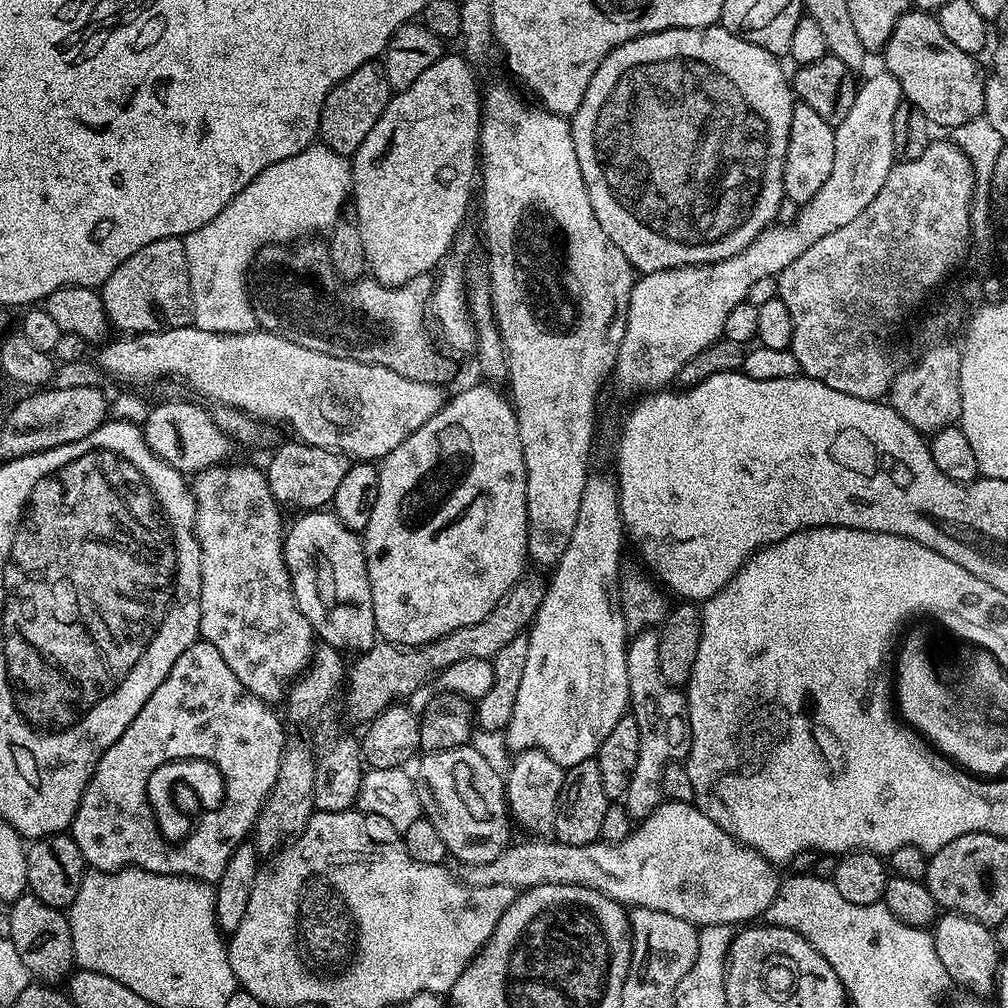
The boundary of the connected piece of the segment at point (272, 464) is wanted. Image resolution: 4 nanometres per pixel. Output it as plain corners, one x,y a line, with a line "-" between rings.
289,438
285,444
278,445
276,453
269,458
266,475
276,503
285,509
324,510
331,505
338,485
341,484
342,478
346,478
348,467
349,457
334,448
310,446
303,444
301,440

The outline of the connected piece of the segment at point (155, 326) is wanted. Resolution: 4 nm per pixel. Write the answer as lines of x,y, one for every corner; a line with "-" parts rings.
158,239
136,251
108,276
100,293
109,323
123,333
139,334
189,327
193,323
193,298
183,239

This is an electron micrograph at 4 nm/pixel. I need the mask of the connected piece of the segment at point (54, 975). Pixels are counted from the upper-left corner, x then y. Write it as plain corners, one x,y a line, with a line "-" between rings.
31,894
18,898
7,912
6,936
14,942
16,955
24,964
25,973
40,982
63,981
73,971
76,958
67,915
59,908
46,906
46,902

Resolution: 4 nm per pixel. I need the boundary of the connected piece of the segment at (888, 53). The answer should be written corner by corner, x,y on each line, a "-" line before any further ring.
904,12
882,49
883,56
883,67
898,78
904,100
918,106
937,129
951,130
983,116
985,73
980,73
976,56
958,50
950,38
942,34
933,13

